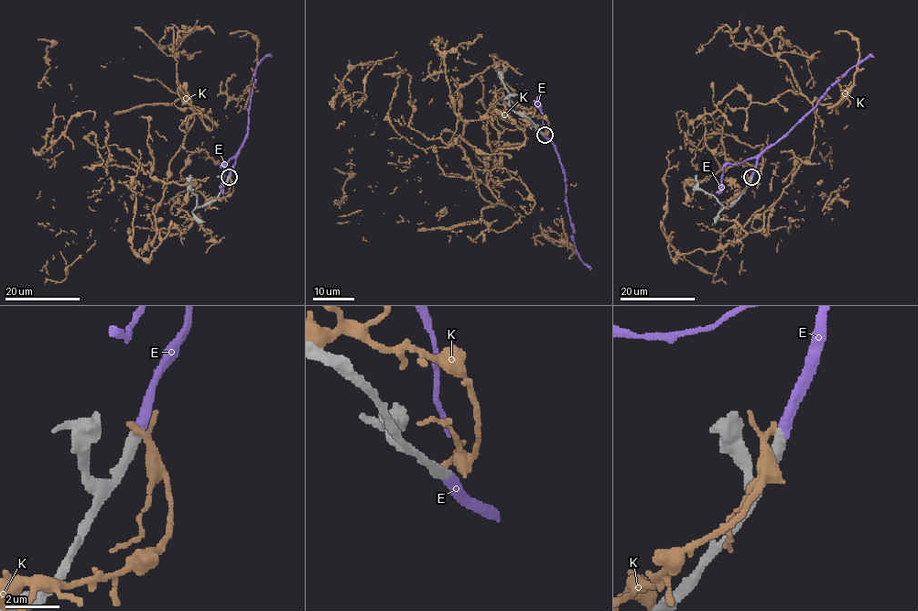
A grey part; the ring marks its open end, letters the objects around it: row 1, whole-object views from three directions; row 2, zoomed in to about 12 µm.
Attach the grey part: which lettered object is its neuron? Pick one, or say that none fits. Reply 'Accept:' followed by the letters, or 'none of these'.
Accept: E

